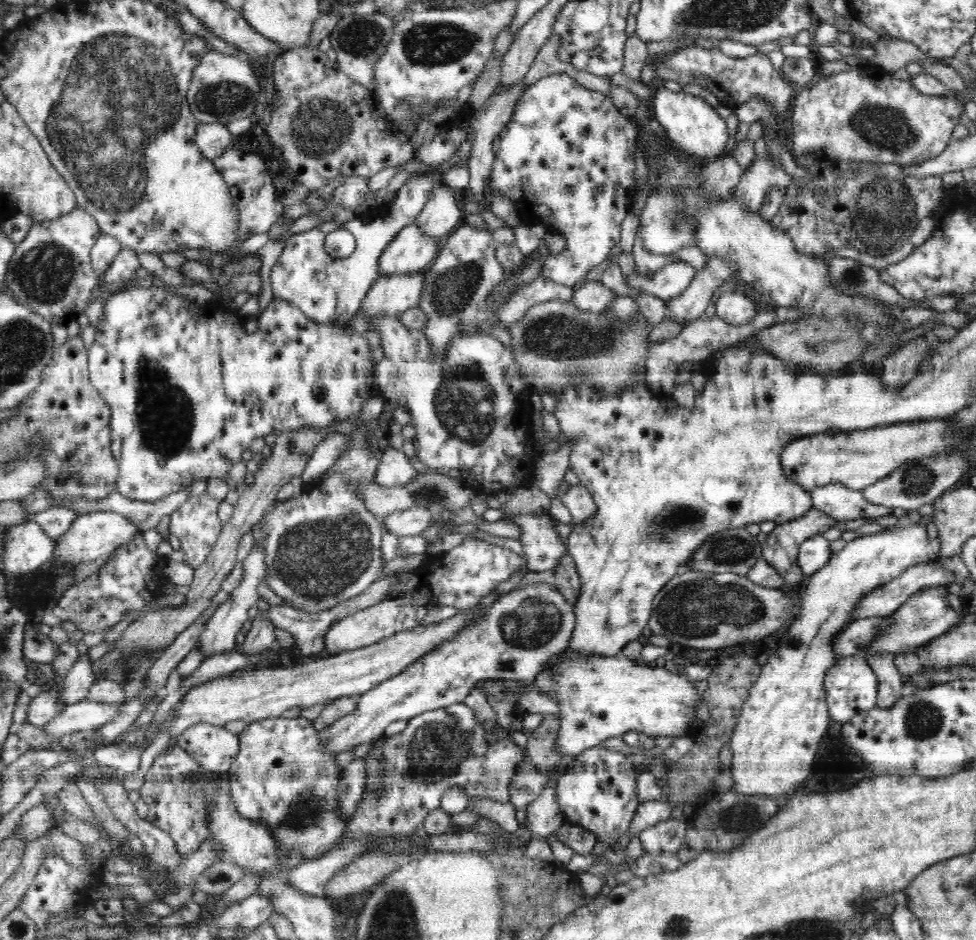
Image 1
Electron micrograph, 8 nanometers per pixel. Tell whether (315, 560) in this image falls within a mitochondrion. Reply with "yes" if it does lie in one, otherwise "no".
yes

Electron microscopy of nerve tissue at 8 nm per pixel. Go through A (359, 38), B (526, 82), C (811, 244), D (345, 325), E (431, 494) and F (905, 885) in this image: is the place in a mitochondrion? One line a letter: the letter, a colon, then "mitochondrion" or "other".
A: mitochondrion
B: other
C: other
D: other
E: mitochondrion
F: other

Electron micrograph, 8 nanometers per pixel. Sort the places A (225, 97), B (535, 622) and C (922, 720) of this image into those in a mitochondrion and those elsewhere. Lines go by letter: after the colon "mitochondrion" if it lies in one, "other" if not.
A: mitochondrion
B: mitochondrion
C: mitochondrion

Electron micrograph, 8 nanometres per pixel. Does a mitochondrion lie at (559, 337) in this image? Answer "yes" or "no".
yes

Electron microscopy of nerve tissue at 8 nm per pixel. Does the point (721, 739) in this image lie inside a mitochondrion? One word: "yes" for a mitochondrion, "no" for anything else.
no

